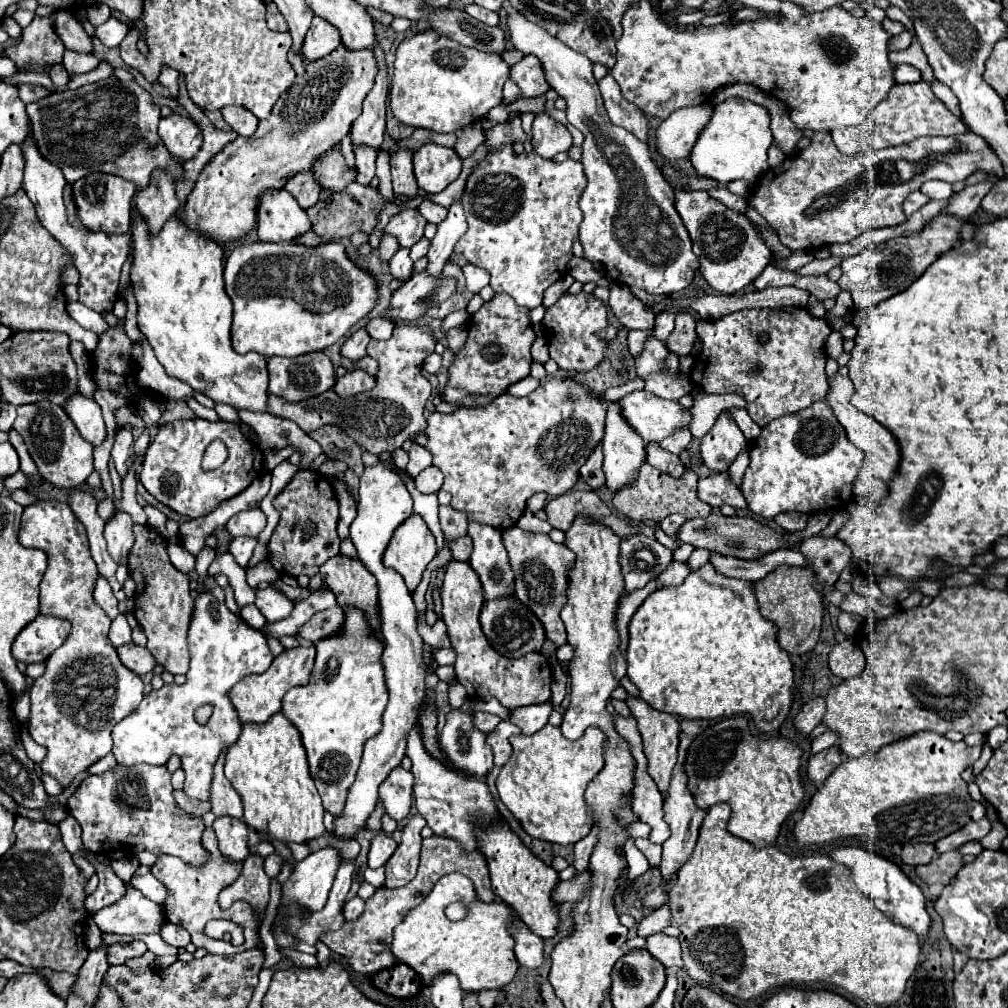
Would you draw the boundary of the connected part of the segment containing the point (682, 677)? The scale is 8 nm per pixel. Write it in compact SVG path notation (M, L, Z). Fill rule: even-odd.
M705 563L701 569L693 571L681 585L677 587L661 587L655 593L651 593L643 605L637 609L637 613L633 615L631 623L629 623L629 647L627 647L627 675L629 679L637 685L641 697L655 709L659 711L667 711L685 719L717 719L717 717L727 717L727 715L739 715L739 713L749 713L753 715L753 719L757 723L775 721L779 715L783 715L783 719L789 715L791 711L791 703L793 703L793 685L795 685L795 673L793 673L793 663L789 659L789 653L783 651L777 643L777 631L779 627L765 619L759 613L759 605L755 599L755 591L753 591L753 583L747 583L745 579L731 579L725 575L719 575L715 571L715 567L711 567L711 563Z

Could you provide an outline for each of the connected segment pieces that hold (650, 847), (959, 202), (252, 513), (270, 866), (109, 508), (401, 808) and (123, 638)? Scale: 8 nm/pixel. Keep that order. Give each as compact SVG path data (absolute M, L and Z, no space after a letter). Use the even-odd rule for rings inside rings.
M635 839L635 845L649 859L649 867L659 867L659 863L661 863L661 845L651 843L649 839Z
M989 175L989 179L985 179L983 183L967 185L963 191L953 193L951 199L949 199L949 207L945 211L951 213L951 215L959 215L961 219L971 217L979 209L979 203L987 195L987 191L991 191L995 181L999 181L999 177L997 175Z
M247 509L237 513L235 517L231 517L231 521L225 525L225 529L233 535L233 537L241 537L241 535L249 535L249 537L257 537L267 525L267 515L261 509Z
M273 853L273 855L269 855L267 859L265 859L265 871L267 871L267 875L269 877L275 877L277 873L279 873L279 869L281 869L281 855L277 855L277 853Z
M107 497L107 499L103 499L101 503L99 503L99 517L103 519L103 521L107 521L111 515L115 515L115 501L113 501L113 497Z
M399 765L379 787L379 797L383 801L383 807L395 821L401 821L409 815L409 807L413 801L411 783L413 783L411 771Z
M121 613L113 623L111 623L111 629L109 629L109 639L115 647L119 645L125 645L131 641L131 627L127 623L127 615L129 613Z

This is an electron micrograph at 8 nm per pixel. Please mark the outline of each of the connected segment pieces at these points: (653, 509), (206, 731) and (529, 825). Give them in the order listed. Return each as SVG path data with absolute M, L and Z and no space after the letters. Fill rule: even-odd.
M647 461L639 467L639 473L637 473L637 479L633 483L629 483L627 487L623 487L621 491L615 493L613 497L613 505L615 509L629 517L631 521L639 521L639 523L645 523L653 529L659 527L661 519L667 517L667 515L673 515L673 513L679 513L683 515L685 519L697 519L697 517L707 517L711 513L711 505L703 503L701 499L697 499L697 481L699 481L699 475L693 473L691 469L687 469L679 479L651 467Z
M207 575L203 585L207 591L195 597L189 625L187 645L191 667L187 671L187 681L183 685L163 685L161 689L145 695L139 707L113 727L113 755L117 763L133 767L139 763L165 765L169 755L175 753L183 759L185 793L207 801L213 765L221 749L233 745L241 733L241 721L235 707L231 707L229 691L235 683L239 683L239 679L267 671L273 661L273 653L269 651L267 639L261 631L251 629L245 621L241 621L241 617L227 609L225 591L213 575ZM203 705L211 705L213 713L207 723L197 723L195 711Z
M545 725L533 735L511 737L513 755L497 777L497 791L531 837L573 845L591 831L591 811L583 795L587 785L603 769L605 743L607 737L599 727L589 727L575 741L565 739L561 727L553 725Z

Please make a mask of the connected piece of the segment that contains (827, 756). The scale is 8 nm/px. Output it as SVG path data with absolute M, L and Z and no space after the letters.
M833 745L821 753L815 753L809 759L809 767L807 767L807 775L815 781L815 783L823 783L833 771L835 767L839 767L839 763L843 763L843 751L839 751L839 745Z

